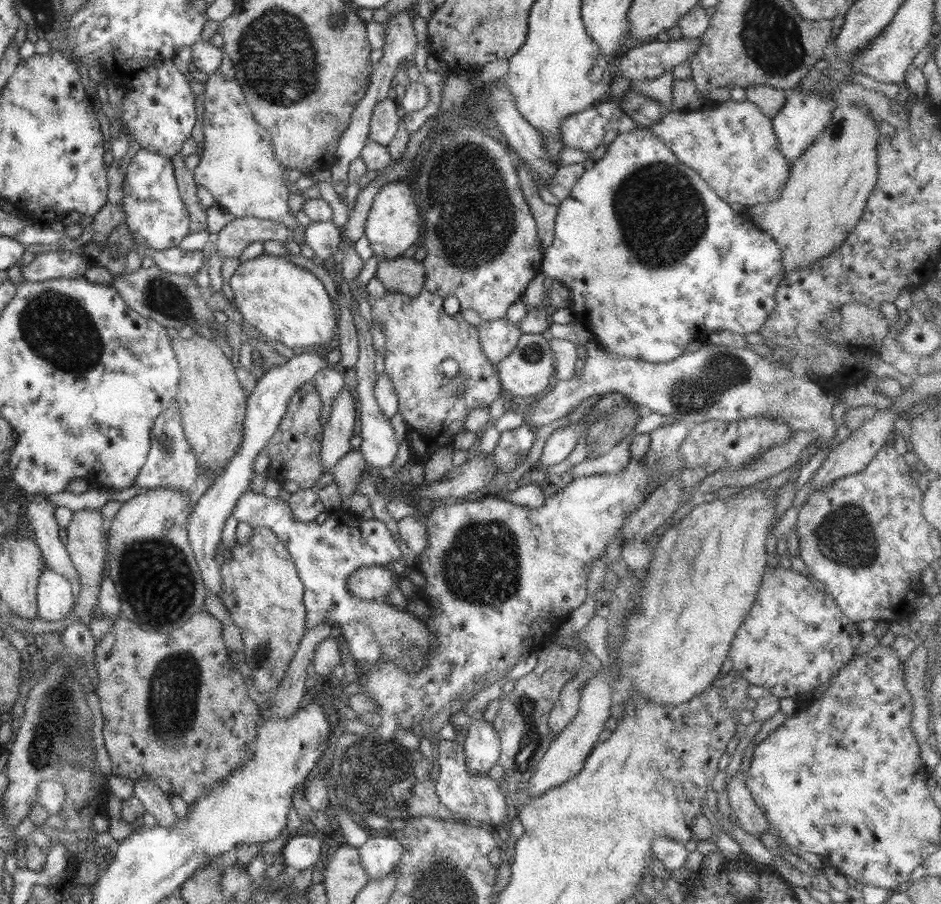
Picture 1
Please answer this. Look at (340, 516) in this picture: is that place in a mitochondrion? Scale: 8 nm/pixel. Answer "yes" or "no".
no

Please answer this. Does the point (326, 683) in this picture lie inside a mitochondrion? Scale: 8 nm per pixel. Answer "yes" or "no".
no

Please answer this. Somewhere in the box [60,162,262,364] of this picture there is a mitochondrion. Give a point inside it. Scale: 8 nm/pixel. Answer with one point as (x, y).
(163, 297)

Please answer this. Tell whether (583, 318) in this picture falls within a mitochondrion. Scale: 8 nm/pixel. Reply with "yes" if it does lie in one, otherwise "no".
no

